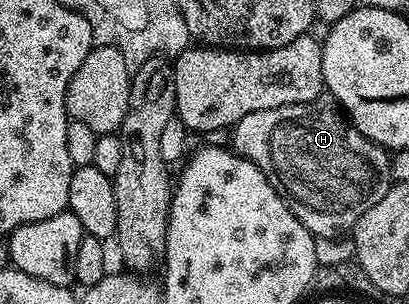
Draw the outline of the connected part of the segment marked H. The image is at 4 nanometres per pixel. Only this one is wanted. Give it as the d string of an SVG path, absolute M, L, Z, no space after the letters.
M330 93L321 94L308 103L285 105L277 109L261 109L257 113L249 113L245 117L241 117L241 121L237 121L235 126L230 128L229 135L231 135L232 144L230 143L230 146L233 148L234 154L243 155L249 161L253 161L253 165L257 165L257 169L261 169L261 173L265 173L269 185L273 185L273 189L277 189L279 196L287 202L289 209L297 217L297 221L301 221L301 225L305 225L305 229L309 229L311 234L320 240L331 239L334 235L343 235L346 231L348 234L354 228L355 222L361 217L361 213L365 213L365 209L373 209L373 205L377 205L377 201L381 201L381 197L385 197L387 190L393 186L391 155L387 148L377 146L373 141L369 141L369 137L362 135L352 125L346 114L340 110L335 98Z

